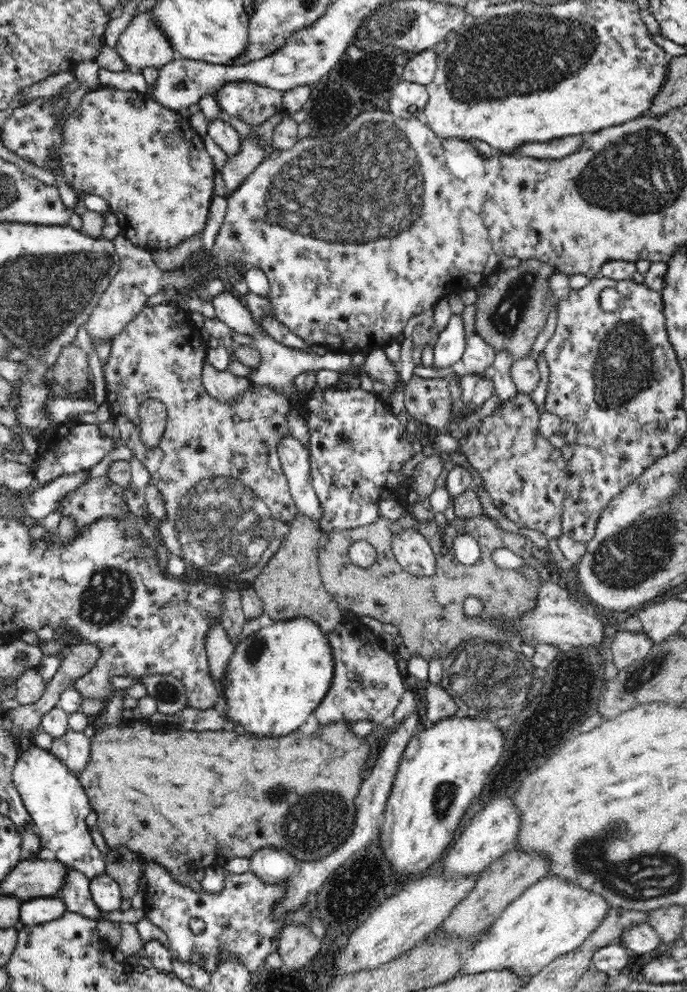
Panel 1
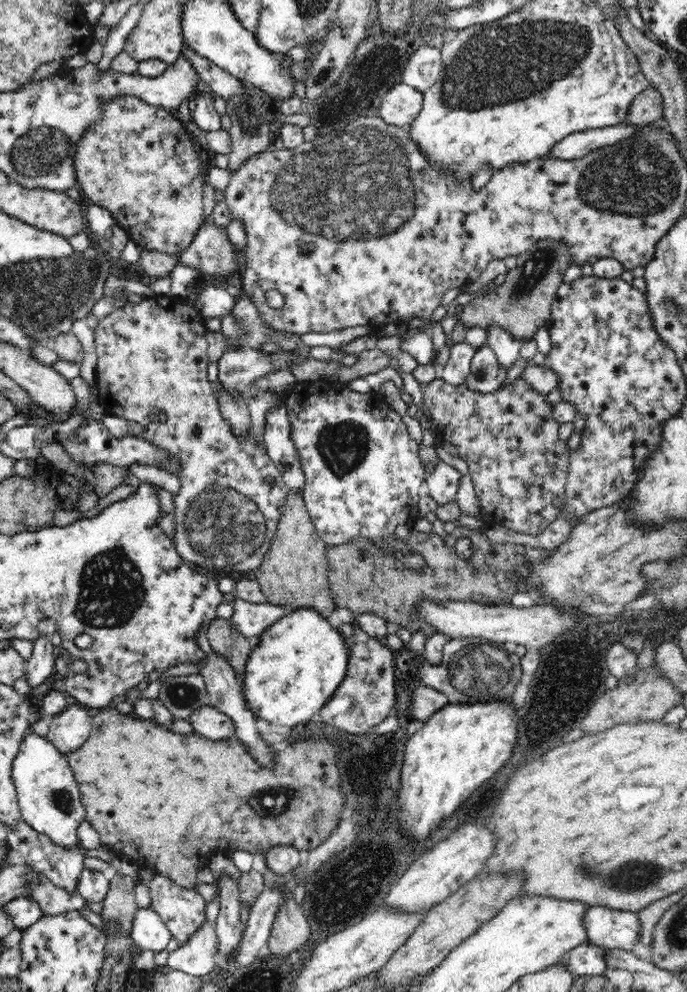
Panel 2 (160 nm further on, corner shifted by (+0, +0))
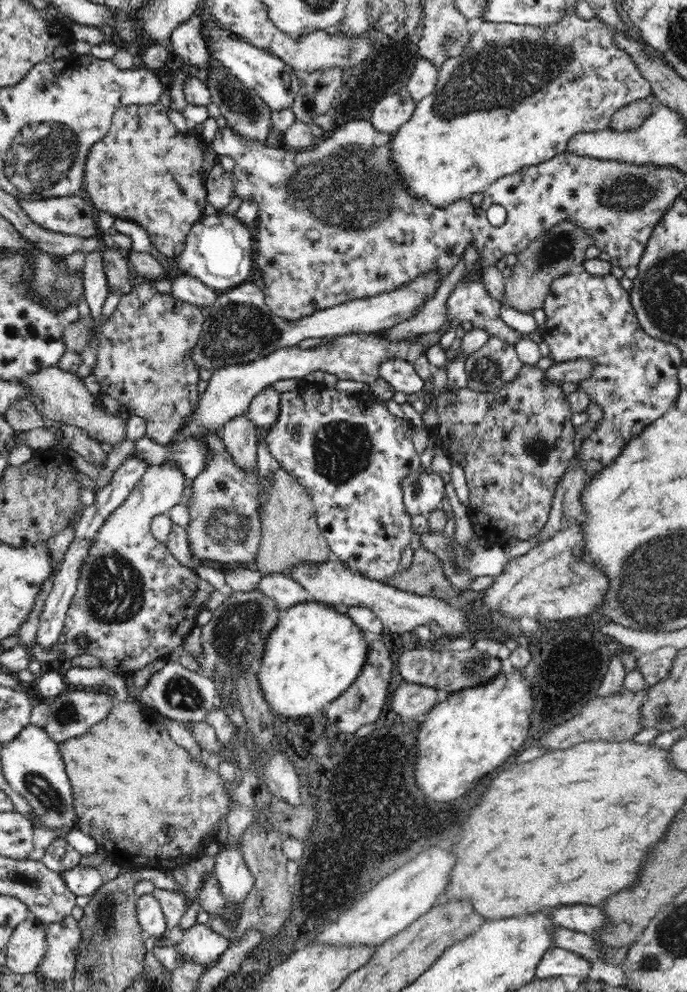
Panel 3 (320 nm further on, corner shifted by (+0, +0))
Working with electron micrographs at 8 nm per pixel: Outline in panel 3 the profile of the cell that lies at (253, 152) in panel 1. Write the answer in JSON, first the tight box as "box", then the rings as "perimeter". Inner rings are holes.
{"box":[204,60,270,144],"perimeter":[[[214,60],[206,68],[206,73],[204,84],[210,92],[211,102],[220,107],[221,115],[226,119],[227,126],[247,140],[260,141],[265,144],[266,137],[270,134],[270,111],[259,99],[258,94],[246,87],[226,67],[222,67]]]}

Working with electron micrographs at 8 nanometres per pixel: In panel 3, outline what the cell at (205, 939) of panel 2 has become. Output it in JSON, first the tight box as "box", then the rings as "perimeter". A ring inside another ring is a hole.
{"box":[178,925,229,967],"perimeter":[[[194,925],[185,932],[178,945],[178,957],[199,962],[210,967],[227,951],[229,940],[219,933],[214,933],[210,926]]]}

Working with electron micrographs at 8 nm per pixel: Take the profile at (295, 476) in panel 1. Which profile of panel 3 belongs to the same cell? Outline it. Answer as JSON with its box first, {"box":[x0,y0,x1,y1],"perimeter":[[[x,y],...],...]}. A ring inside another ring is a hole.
{"box":[247,384,280,426],"perimeter":[[[270,384],[254,395],[247,410],[247,417],[257,426],[270,426],[276,422],[278,410],[280,410],[280,392]]]}

